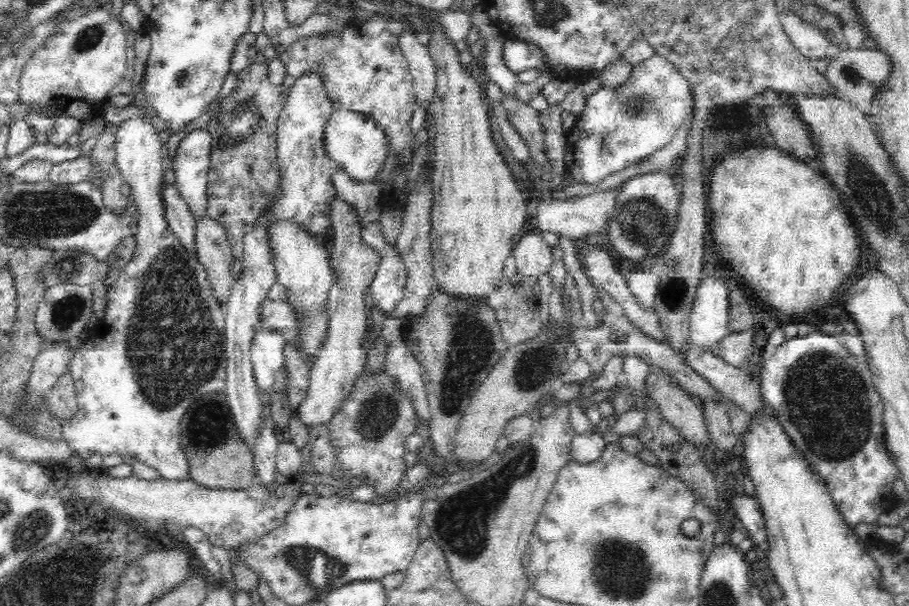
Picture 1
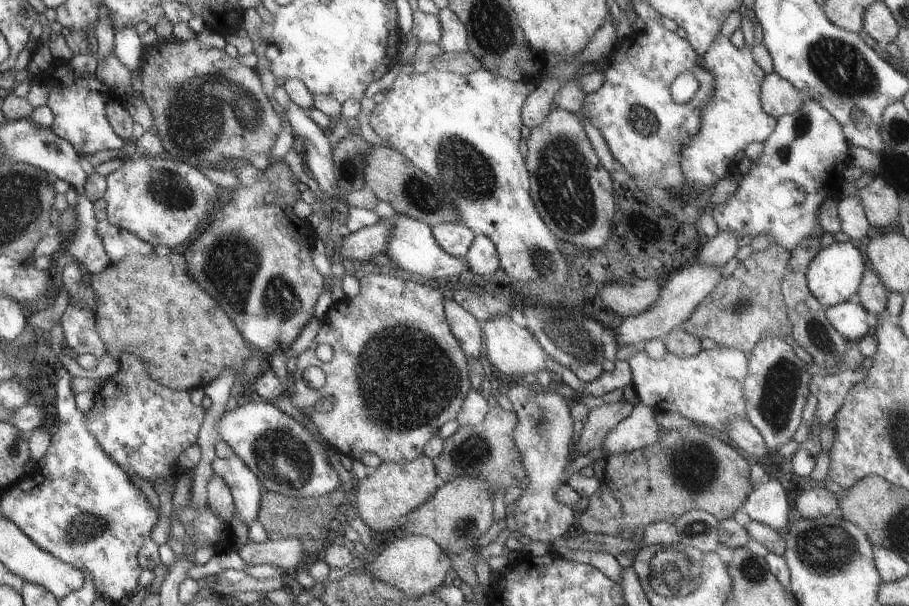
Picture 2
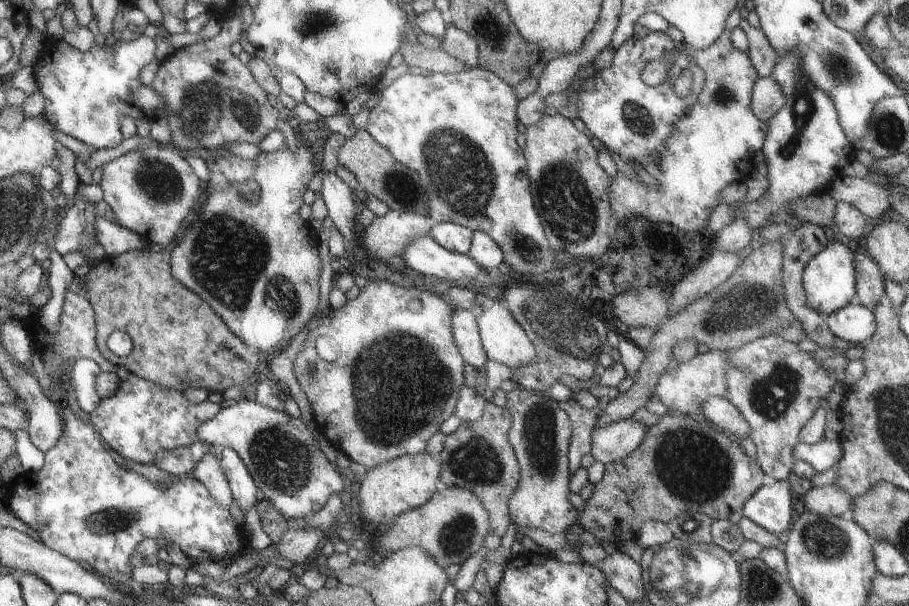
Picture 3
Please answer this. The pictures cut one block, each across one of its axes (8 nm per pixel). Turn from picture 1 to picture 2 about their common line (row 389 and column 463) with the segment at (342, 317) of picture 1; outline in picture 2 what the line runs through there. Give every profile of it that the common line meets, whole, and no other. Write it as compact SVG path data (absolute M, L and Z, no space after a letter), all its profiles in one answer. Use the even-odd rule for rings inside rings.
M445 300L445 318L451 328L451 334L459 342L461 352L469 358L479 358L483 352L483 334L479 320L463 310L455 300Z

